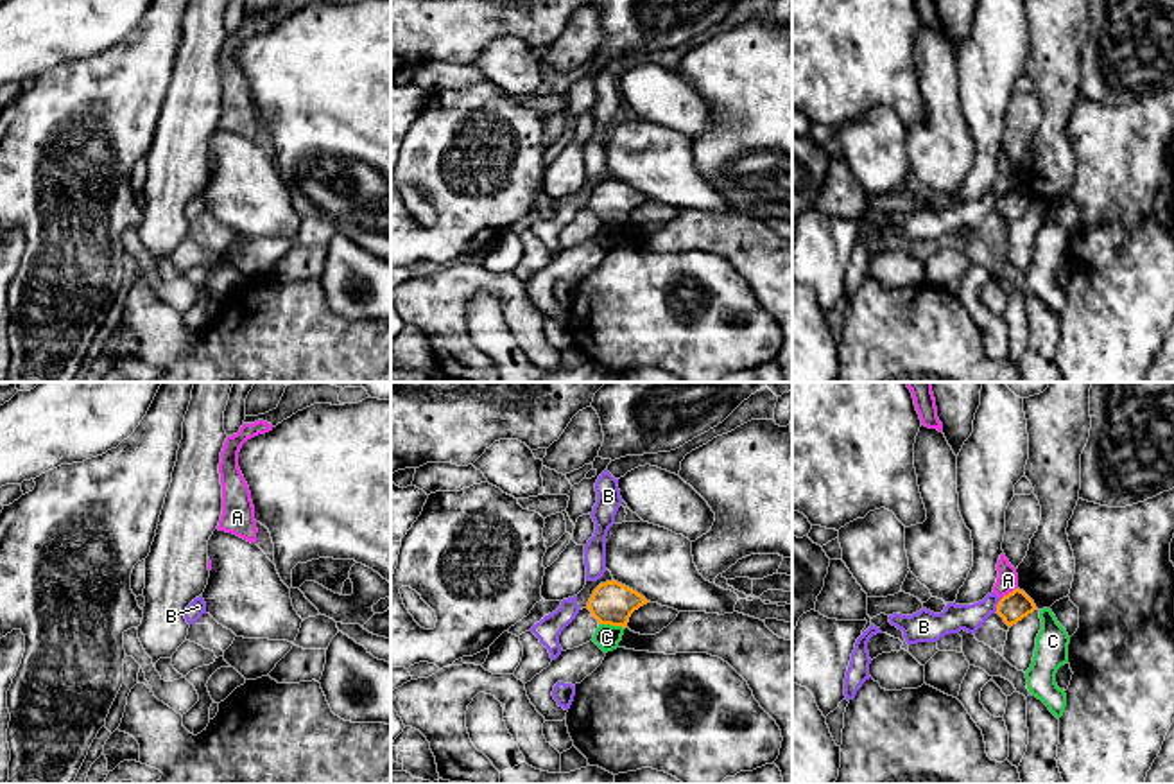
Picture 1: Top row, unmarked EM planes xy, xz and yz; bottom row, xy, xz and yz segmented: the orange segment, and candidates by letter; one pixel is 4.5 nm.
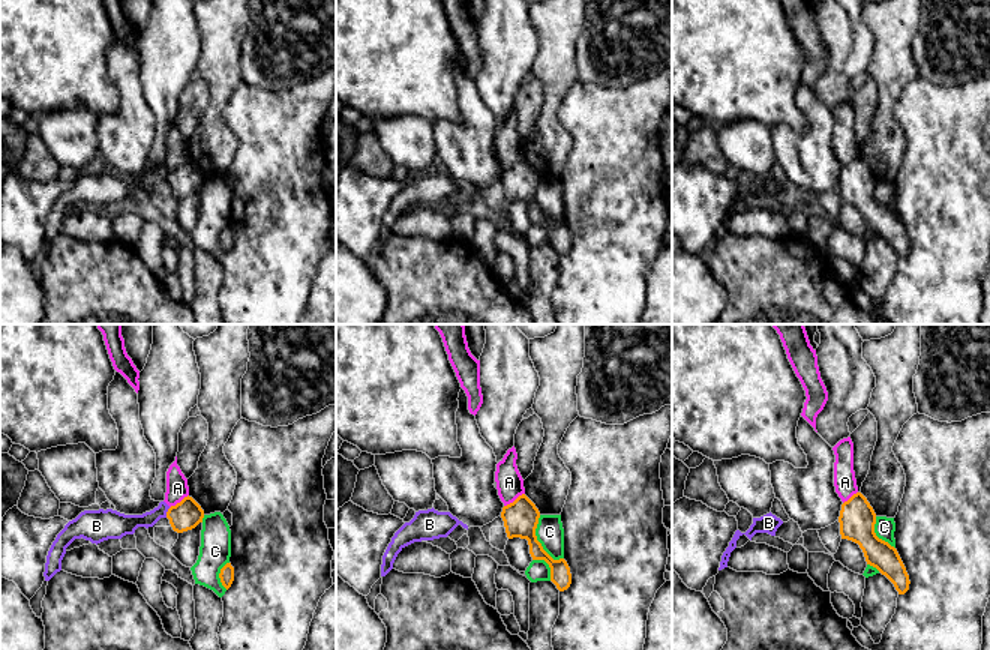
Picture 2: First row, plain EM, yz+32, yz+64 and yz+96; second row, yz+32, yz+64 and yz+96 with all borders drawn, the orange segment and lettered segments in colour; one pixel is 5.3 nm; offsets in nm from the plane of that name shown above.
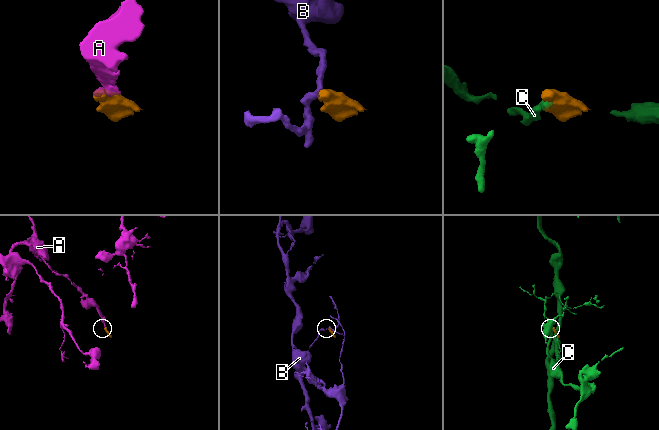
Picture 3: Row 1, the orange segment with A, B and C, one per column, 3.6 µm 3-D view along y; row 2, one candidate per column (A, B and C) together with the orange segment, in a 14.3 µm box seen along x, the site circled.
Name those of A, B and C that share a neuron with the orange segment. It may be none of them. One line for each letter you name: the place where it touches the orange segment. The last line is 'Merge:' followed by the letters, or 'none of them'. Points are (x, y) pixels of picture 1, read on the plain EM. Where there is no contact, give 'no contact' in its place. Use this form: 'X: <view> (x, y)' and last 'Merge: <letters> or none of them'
Merge: none of them

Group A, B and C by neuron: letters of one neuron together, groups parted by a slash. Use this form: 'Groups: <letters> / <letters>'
Groups: A / B / C

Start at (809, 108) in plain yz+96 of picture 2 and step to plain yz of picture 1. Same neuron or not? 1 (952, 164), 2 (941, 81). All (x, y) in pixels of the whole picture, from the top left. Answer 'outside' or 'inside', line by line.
1: inside
2: inside

